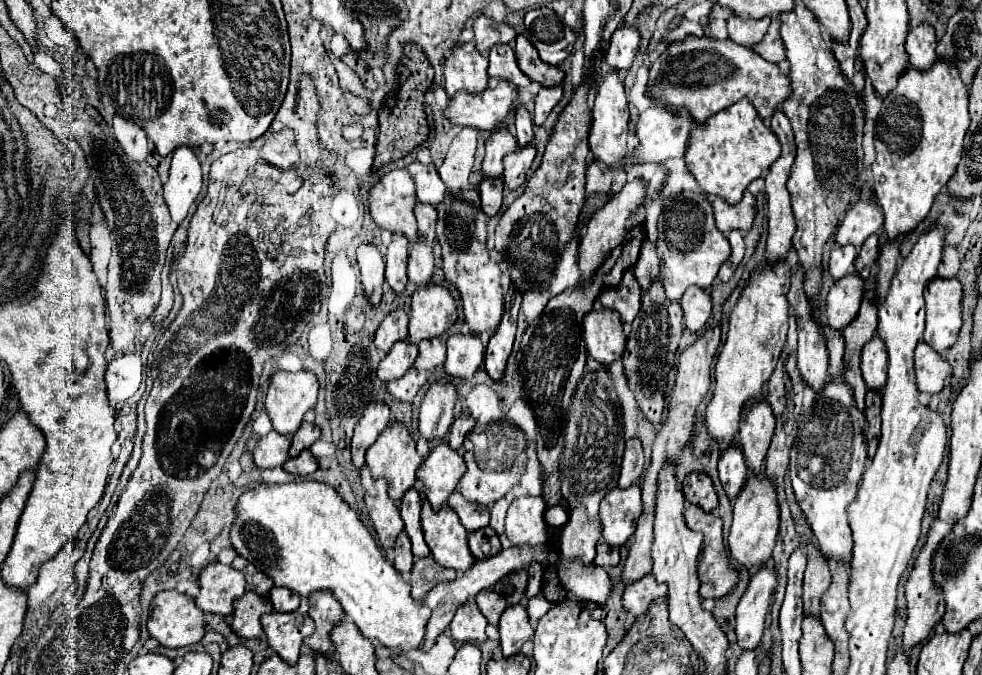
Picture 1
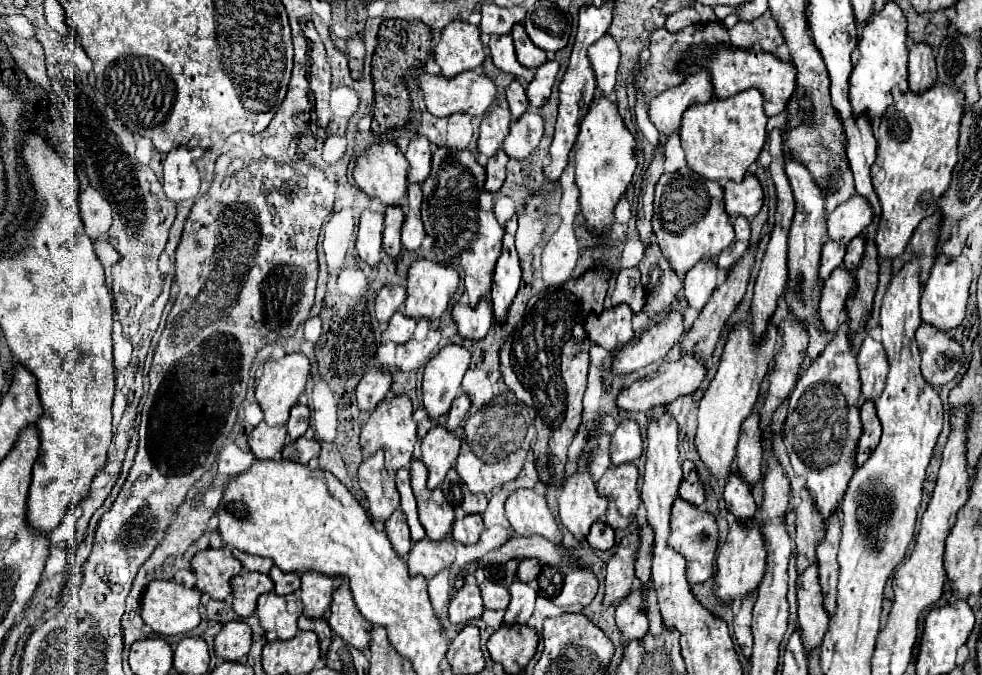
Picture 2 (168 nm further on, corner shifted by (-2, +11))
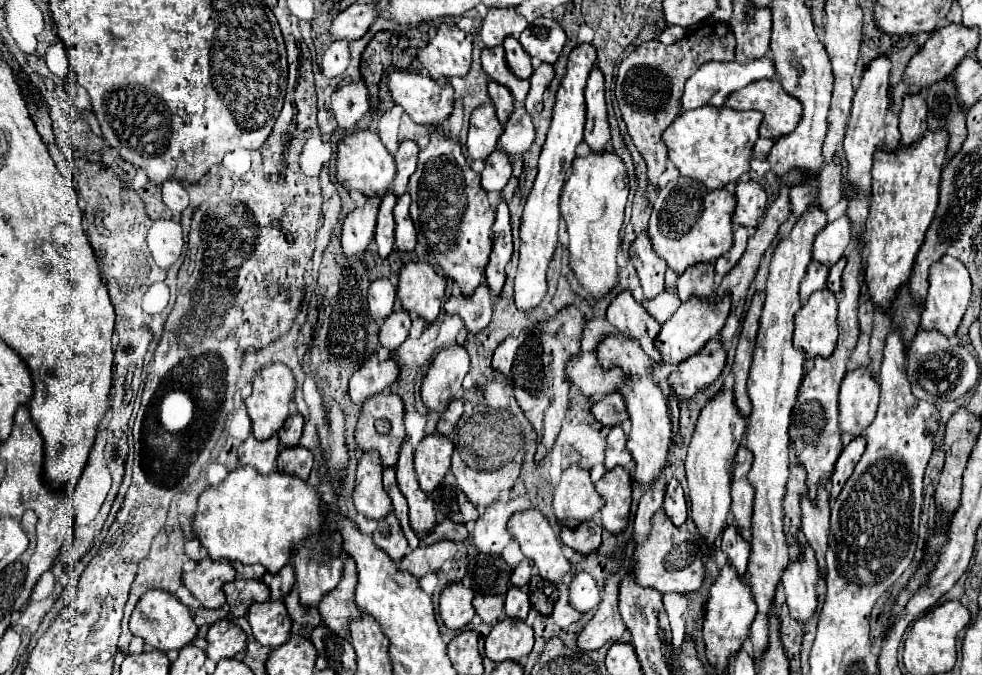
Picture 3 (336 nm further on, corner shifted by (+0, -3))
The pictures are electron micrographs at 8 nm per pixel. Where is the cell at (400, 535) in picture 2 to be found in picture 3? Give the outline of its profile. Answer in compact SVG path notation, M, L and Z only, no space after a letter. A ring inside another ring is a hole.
M390 512L386 518L378 520L378 528L372 534L372 540L380 550L384 550L394 562L400 562L408 552L408 542L402 534L398 518Z

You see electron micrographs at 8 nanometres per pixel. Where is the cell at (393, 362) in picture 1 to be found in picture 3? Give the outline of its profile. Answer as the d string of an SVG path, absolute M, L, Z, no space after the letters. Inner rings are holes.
M394 310L380 326L380 344L384 348L388 348L390 352L394 352L408 336L410 330L410 314L406 314L406 310Z

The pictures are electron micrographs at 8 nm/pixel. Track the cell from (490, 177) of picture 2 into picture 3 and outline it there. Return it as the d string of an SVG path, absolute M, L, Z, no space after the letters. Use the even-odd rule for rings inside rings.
M494 150L484 160L484 164L486 166L482 170L482 188L486 192L500 192L512 176L512 166L508 160L508 154L502 154L502 150Z

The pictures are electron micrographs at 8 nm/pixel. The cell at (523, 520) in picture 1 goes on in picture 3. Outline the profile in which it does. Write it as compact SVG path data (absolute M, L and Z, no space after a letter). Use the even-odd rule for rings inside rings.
M540 510L516 512L508 520L508 530L522 548L522 554L534 562L538 574L560 586L562 578L570 572L570 562L562 554L562 544L552 526Z

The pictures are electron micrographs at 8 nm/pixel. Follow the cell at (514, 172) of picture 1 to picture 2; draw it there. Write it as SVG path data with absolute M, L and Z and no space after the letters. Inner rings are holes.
M526 112L520 120L512 120L510 134L506 136L502 148L510 158L524 160L536 150L542 132L544 132L542 116L534 112Z

